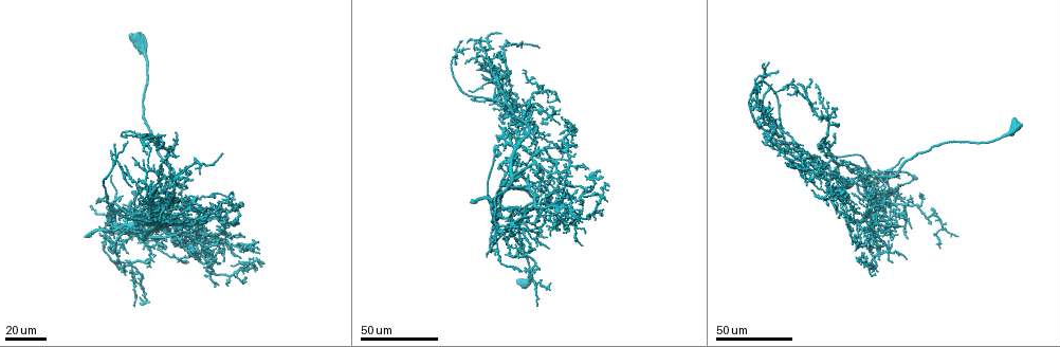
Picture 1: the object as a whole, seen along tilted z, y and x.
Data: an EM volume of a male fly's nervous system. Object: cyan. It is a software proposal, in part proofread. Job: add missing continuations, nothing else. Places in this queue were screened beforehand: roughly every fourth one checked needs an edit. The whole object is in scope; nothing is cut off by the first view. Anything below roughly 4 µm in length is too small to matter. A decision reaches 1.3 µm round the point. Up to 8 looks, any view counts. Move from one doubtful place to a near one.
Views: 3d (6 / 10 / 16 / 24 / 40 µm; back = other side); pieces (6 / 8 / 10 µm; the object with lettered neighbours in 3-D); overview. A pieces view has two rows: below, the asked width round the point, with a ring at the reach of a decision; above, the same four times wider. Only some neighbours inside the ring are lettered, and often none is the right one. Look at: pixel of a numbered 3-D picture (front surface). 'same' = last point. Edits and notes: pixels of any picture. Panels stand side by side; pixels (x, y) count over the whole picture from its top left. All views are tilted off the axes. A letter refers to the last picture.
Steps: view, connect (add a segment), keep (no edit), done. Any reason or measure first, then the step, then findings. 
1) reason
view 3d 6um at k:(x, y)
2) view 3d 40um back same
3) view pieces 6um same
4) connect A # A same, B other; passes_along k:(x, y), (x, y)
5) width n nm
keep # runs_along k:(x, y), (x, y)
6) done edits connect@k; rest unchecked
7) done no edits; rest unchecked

an open end
view 3d 24um at 1:(553, 219)

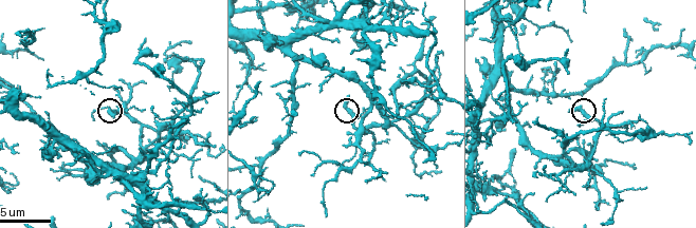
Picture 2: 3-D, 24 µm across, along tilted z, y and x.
see the neighbours
view pieces 10um at 2:(112, 115)

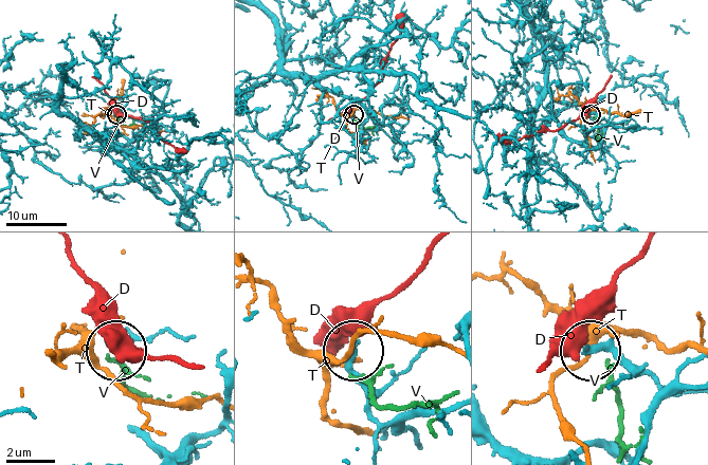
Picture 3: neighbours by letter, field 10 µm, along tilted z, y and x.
keep # D other, T other, V other; none of them fits

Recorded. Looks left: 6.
free end
view 3d 24um at 1:(572, 225)

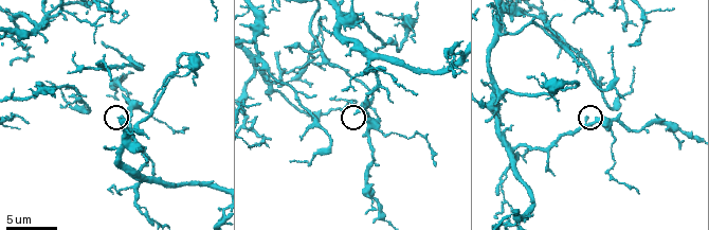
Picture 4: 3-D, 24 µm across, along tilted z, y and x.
what lies round it
view pieces 8um at 4:(587, 117)

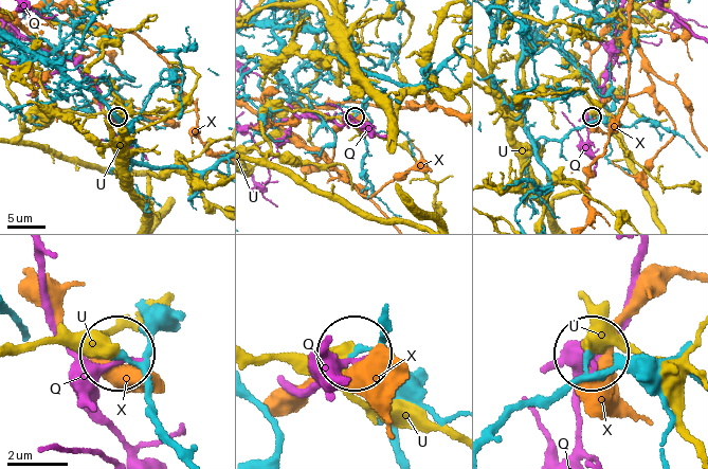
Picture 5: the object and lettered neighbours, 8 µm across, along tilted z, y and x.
keep # Q other, U other, X other; runs_along 5:(495, 433), (522, 409), (560, 399), (593, 356); none of them fits

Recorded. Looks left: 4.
view 3d 40um at 1:(469, 202)

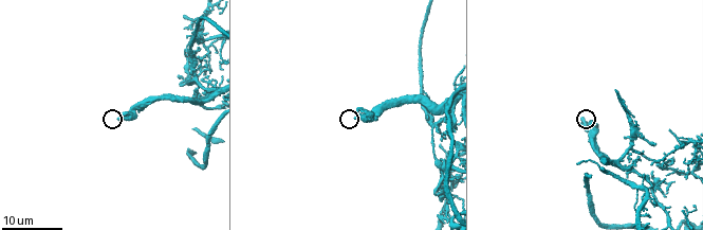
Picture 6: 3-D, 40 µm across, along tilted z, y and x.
see the neighbours
view pieces 6um at 6:(357, 116)

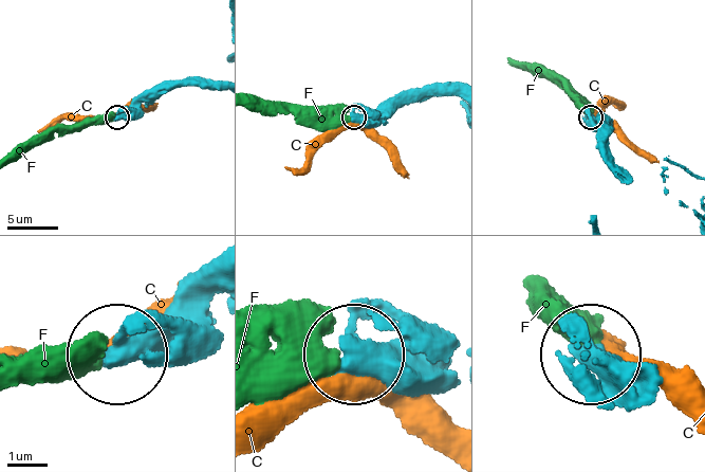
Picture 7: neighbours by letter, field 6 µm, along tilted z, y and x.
width 430 nm
connect F # C other, F same; the neuron continues

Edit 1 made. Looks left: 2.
done edits connect@7; rest unchecked

